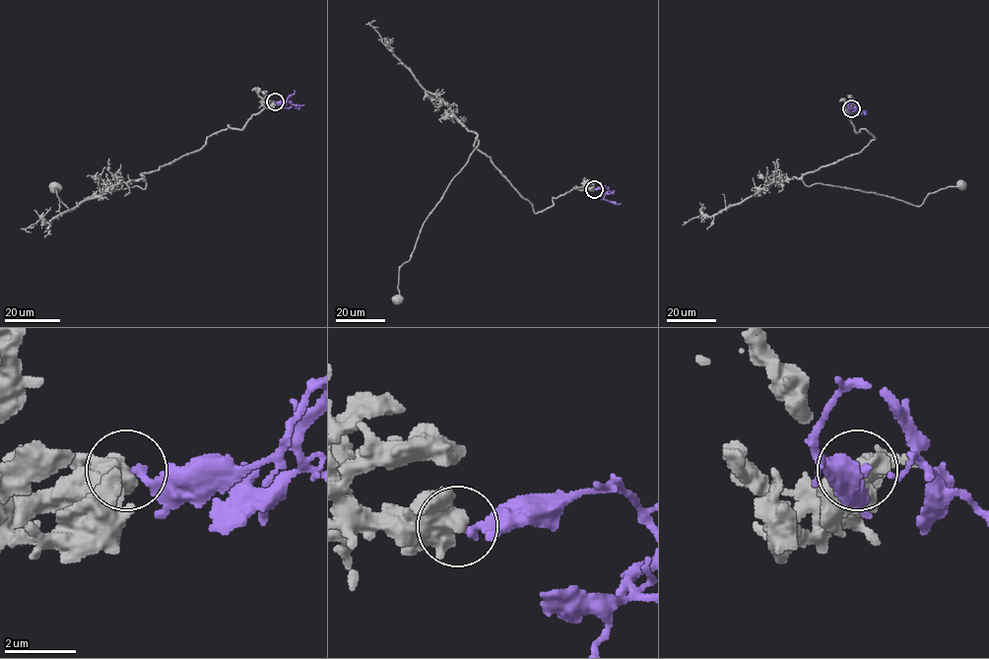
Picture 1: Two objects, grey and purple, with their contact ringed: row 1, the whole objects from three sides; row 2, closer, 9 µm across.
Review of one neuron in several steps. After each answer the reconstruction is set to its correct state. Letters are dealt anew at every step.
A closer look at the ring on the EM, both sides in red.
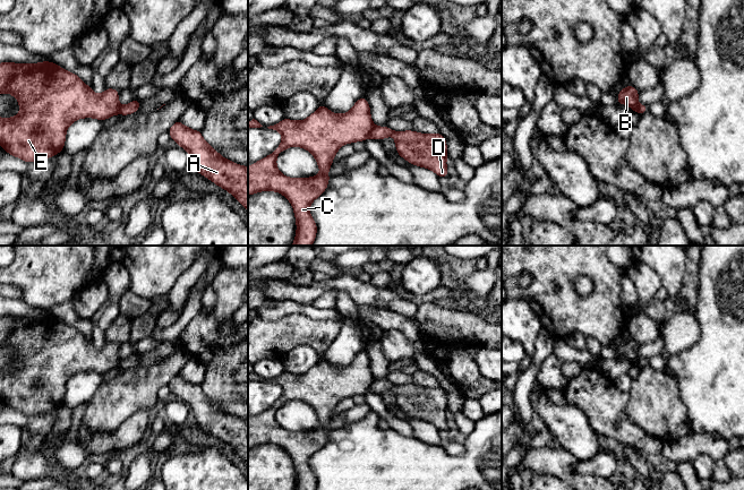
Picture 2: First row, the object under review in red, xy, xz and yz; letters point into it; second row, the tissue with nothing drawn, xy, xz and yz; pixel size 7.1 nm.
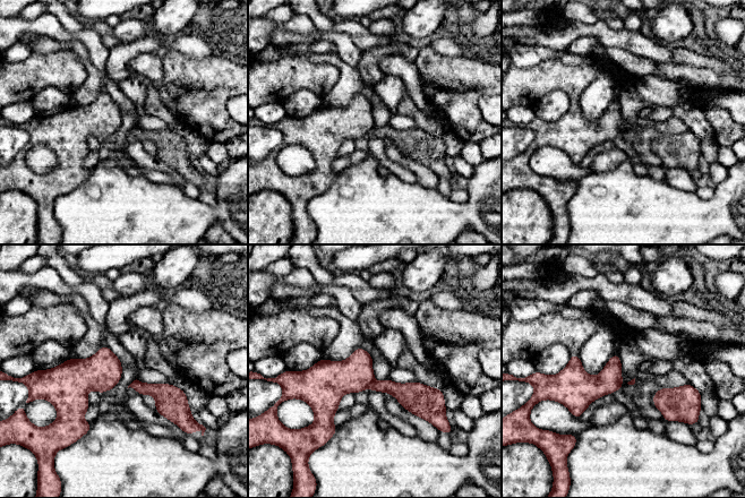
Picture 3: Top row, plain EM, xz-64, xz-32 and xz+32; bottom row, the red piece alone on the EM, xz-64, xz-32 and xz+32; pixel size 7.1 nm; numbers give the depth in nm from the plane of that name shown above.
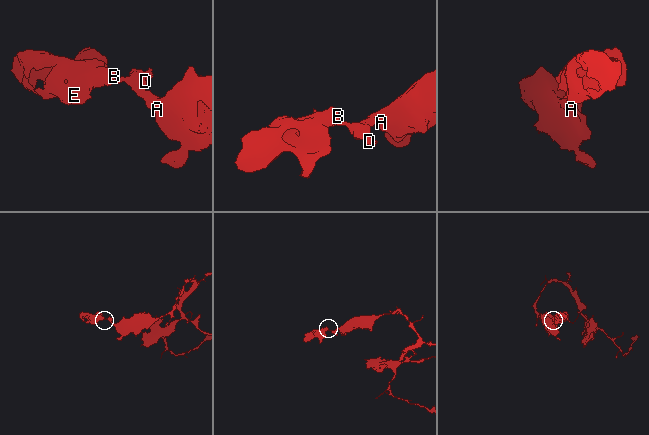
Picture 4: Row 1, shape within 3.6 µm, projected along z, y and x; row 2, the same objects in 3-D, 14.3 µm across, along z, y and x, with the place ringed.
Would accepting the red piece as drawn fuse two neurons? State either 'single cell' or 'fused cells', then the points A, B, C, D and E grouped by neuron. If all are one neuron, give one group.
fused cells; A D / B C E

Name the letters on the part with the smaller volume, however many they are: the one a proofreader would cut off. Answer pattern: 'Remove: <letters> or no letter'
Remove: B, C, E

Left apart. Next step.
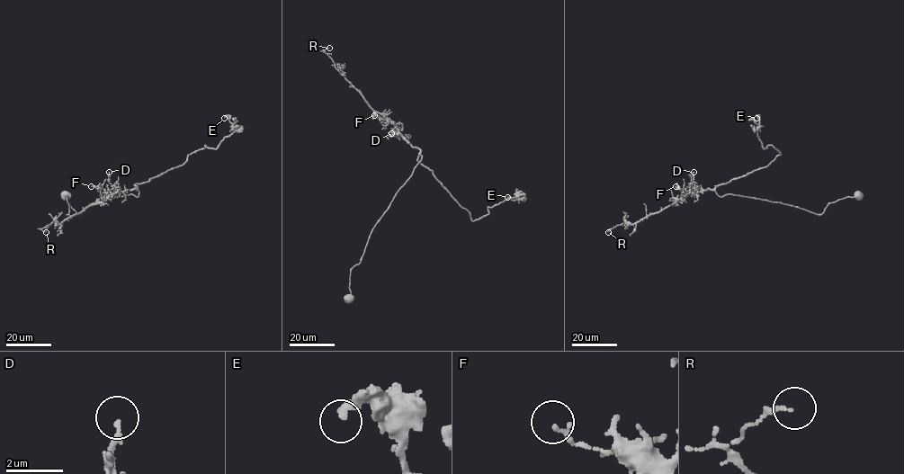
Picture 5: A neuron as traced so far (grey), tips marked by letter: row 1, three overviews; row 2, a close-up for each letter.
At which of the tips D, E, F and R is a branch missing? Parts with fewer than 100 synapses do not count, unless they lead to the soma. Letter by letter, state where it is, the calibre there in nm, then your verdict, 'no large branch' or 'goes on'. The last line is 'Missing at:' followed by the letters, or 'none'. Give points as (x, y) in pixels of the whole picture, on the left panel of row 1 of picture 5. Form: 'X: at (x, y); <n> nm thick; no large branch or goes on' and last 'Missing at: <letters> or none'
D: at (109, 172); 180 nm thick; no large branch
E: at (224, 118); 320 nm thick; no large branch
F: at (91, 186); 150 nm thick; no large branch
R: at (46, 232); 150 nm thick; no large branch
Missing at: none

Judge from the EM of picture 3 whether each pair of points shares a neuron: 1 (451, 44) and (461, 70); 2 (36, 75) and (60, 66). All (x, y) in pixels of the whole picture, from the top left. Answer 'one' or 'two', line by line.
1: two
2: one

